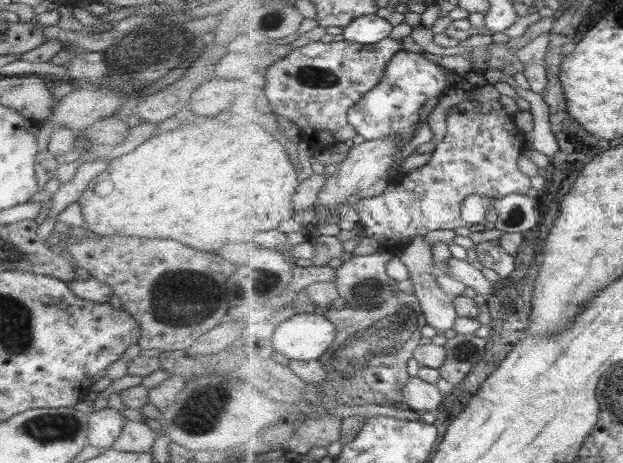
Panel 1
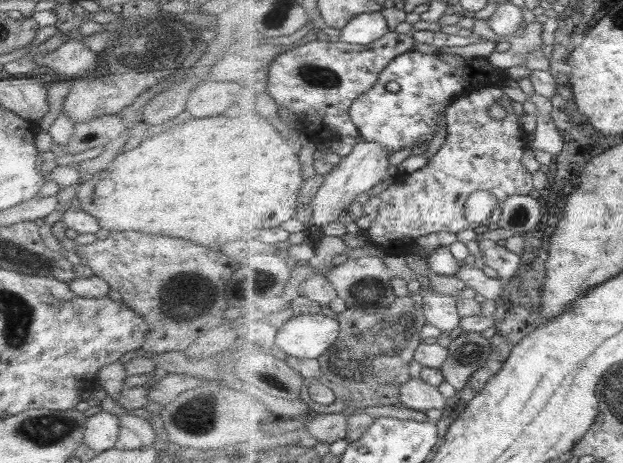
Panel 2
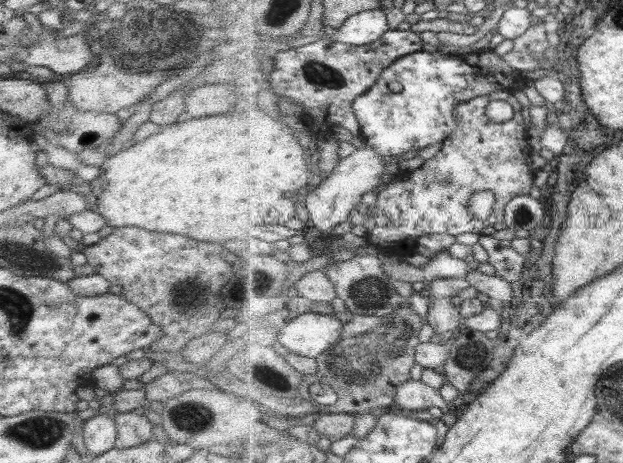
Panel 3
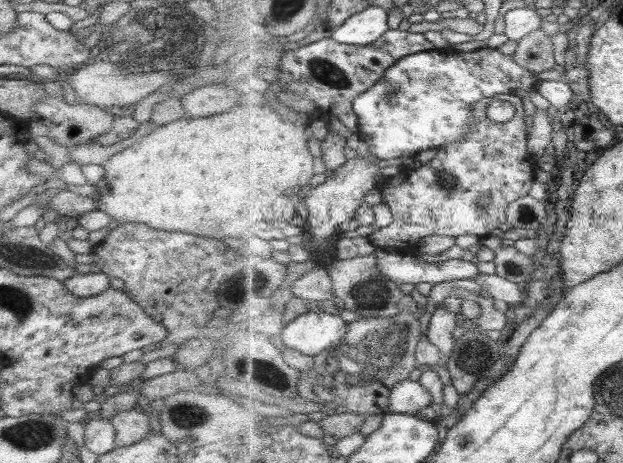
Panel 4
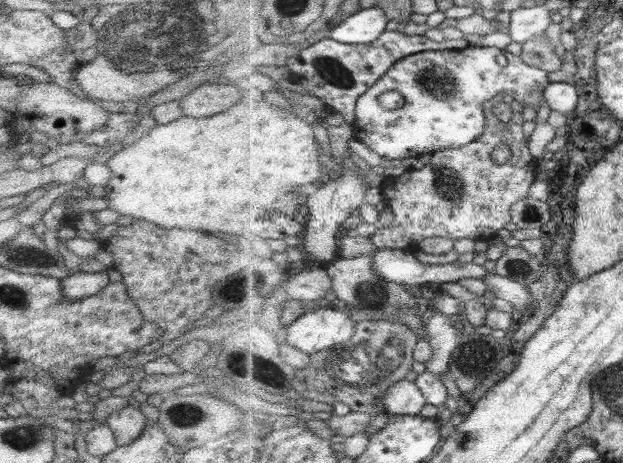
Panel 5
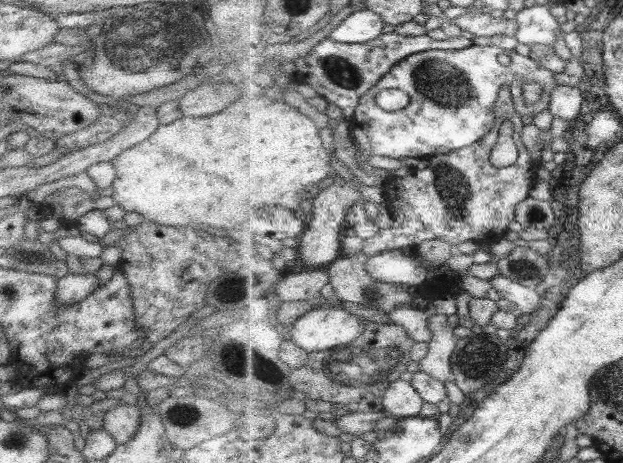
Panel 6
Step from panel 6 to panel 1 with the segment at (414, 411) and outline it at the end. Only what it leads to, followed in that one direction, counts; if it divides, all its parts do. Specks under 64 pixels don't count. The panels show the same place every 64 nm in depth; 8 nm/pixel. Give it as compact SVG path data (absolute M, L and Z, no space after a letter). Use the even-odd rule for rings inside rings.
M411 377L403 387L402 402L410 410L425 410L431 412L437 410L445 397L435 384L416 377Z

